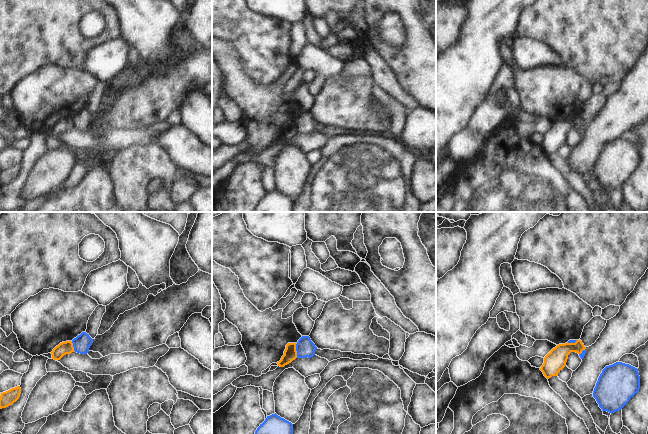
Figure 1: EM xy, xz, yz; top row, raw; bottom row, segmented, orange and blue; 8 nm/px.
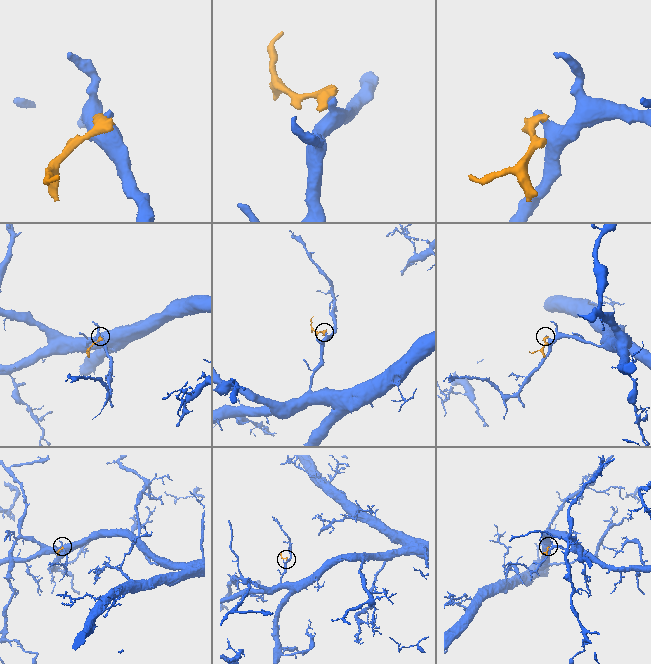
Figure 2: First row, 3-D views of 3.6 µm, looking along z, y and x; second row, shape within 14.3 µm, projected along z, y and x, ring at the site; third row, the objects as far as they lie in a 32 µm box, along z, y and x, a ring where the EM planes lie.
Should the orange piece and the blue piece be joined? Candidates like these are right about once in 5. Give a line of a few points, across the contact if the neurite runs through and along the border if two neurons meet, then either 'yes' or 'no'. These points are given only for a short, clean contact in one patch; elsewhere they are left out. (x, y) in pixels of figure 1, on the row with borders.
xz (297, 343), (296, 357) | no

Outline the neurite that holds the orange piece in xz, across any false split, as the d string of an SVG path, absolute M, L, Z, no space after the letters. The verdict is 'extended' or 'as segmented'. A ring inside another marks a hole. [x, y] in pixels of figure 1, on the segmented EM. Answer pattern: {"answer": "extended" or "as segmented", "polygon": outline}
{"answer": "as segmented", "polygon": "M288 343L286 345L284 355L282 356L281 360L277 362L278 366L284 367L297 358L296 344L297 343Z"}

